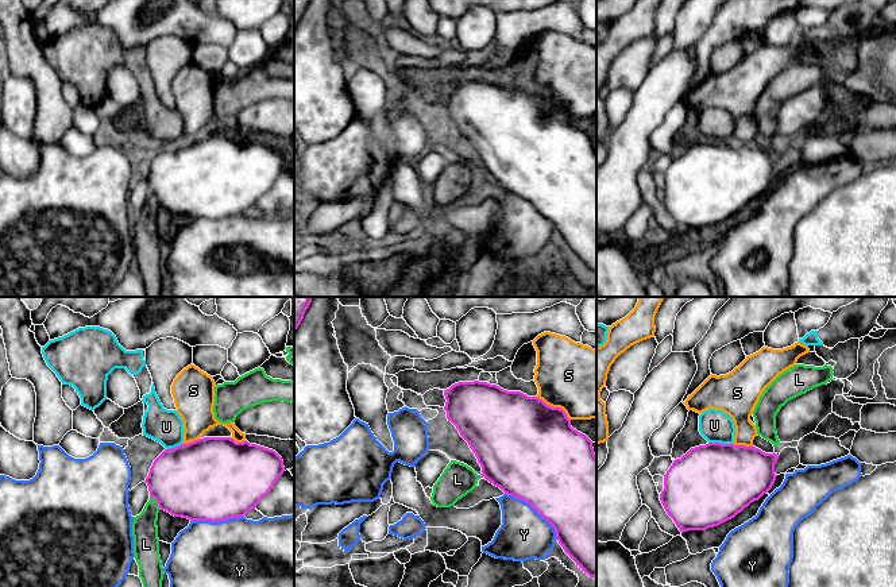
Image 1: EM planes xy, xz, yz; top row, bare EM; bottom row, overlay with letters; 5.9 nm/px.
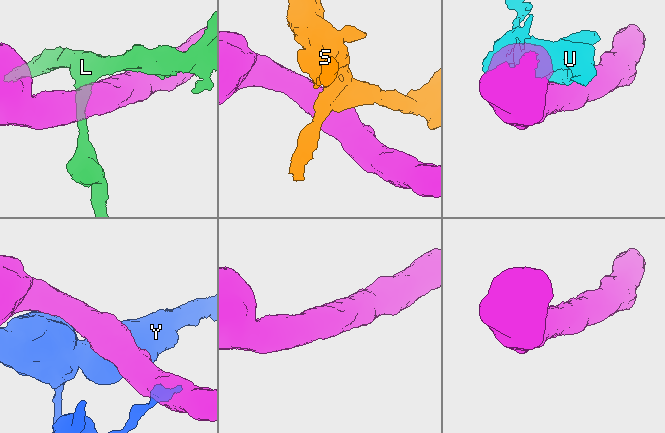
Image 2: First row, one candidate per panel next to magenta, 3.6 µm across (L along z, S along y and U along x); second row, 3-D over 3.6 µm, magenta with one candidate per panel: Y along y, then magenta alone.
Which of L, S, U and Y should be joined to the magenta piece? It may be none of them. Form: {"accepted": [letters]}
{"accepted": []}

